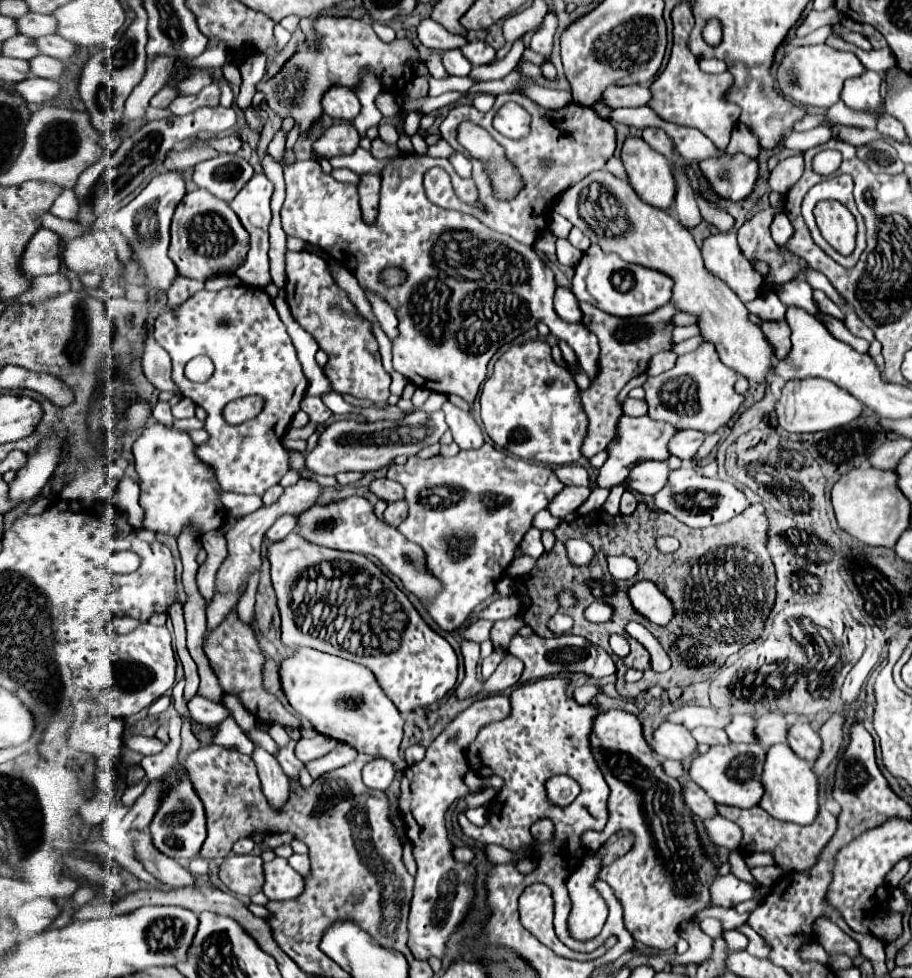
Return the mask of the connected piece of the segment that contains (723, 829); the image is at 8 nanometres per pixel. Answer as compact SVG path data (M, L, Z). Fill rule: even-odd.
M717 815L713 819L705 821L705 829L709 833L709 839L719 845L719 847L727 847L731 851L739 849L739 841L741 841L741 829L739 825L735 825L733 821Z

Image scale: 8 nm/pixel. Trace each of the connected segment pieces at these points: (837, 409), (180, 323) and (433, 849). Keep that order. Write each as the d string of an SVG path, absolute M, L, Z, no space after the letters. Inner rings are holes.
M797 379L797 381L787 381L783 387L783 397L777 403L777 419L779 425L785 431L791 433L815 433L815 431L825 431L833 427L841 427L851 423L863 413L865 405L857 401L851 393L845 389L837 387L835 383L827 379Z
M249 285L227 287L217 293L203 289L177 309L165 307L155 319L153 337L171 355L173 381L181 393L207 413L203 429L209 433L209 439L197 445L197 457L215 469L219 487L231 493L261 497L269 487L277 485L289 469L287 453L279 441L299 411L307 377L269 295ZM197 355L207 355L215 365L215 373L205 383L189 381L183 373L187 361ZM243 395L263 395L265 407L255 419L237 427L229 425L223 419L223 409L229 401Z
M507 693L489 695L485 699L475 701L463 713L459 713L443 733L429 745L425 759L407 767L401 779L401 797L399 811L403 813L407 825L407 837L413 843L413 855L417 861L415 875L415 893L411 901L409 913L409 949L415 959L441 957L445 949L445 941L455 931L455 927L467 915L467 905L473 899L473 883L467 883L469 865L453 859L453 845L447 839L445 829L445 809L455 799L465 799L467 807L483 807L495 797L495 789L487 787L479 793L473 793L465 783L463 775L469 771L465 749L473 743L479 729L497 719L505 719L511 713L511 703Z

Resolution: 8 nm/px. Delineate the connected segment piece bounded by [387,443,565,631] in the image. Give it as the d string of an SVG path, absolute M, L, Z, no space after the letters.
M489 443L477 451L459 451L451 459L443 455L429 459L409 457L405 465L393 463L387 471L387 477L405 487L405 499L409 503L409 517L397 529L409 541L419 543L425 549L429 571L443 581L443 593L439 593L431 603L425 603L425 607L445 631L455 631L483 599L495 593L495 585L513 561L515 547L531 529L533 517L547 509L553 497L565 487L555 477L551 467L541 467L537 463L511 457L505 451L497 451Z

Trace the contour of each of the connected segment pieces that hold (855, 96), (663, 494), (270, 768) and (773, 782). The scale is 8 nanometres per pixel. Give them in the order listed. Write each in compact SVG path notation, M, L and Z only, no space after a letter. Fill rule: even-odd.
M867 71L861 77L853 77L845 81L843 103L855 111L871 111L875 119L883 117L883 101L881 101L881 73Z
M681 467L671 473L669 485L661 489L655 495L655 505L661 511L671 513L675 519L685 523L687 527L693 529L703 529L711 525L721 525L739 513L743 513L749 507L749 501L743 491L739 491L733 483L723 481L723 479L709 479L705 475L699 475L691 467Z
M255 745L251 759L257 765L263 793L265 793L267 801L275 809L281 809L289 797L289 777L283 773L277 759L273 755L269 755L265 749L261 749L259 745Z
M787 743L773 745L767 751L765 769L763 769L763 785L765 795L761 799L761 807L775 819L793 821L799 825L811 825L819 813L819 779L813 773L811 765L797 757Z

